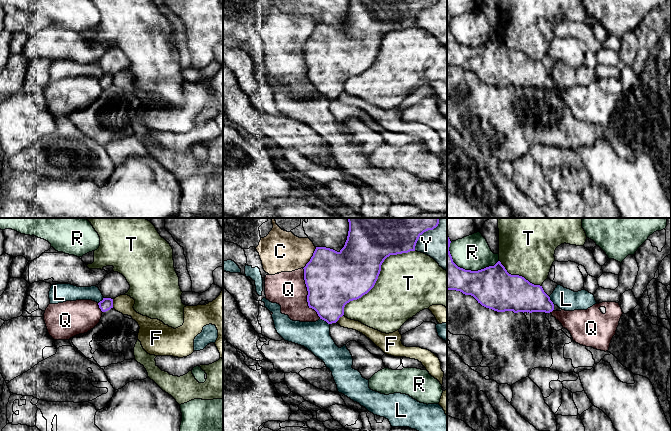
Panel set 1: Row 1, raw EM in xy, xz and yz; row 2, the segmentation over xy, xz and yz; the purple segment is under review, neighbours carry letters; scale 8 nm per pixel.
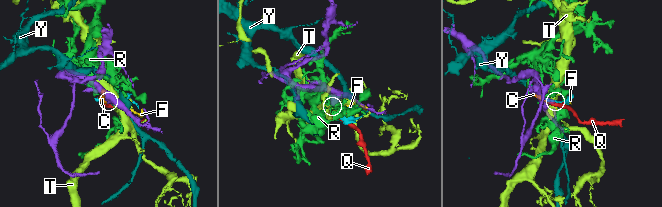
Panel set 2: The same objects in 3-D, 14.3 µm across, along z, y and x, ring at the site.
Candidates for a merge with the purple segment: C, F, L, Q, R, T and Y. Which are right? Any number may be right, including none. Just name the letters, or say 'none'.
none

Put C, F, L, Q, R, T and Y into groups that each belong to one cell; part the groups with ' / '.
C Q / F / L / R / T / Y

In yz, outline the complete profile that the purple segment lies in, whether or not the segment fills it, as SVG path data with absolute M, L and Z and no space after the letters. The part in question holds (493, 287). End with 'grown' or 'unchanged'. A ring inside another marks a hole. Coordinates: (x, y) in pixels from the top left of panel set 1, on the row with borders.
M447 235L447 290L471 295L482 306L497 312L550 313L554 310L542 286L509 274L500 261L478 271L458 267L450 254L450 243Z; unchanged

